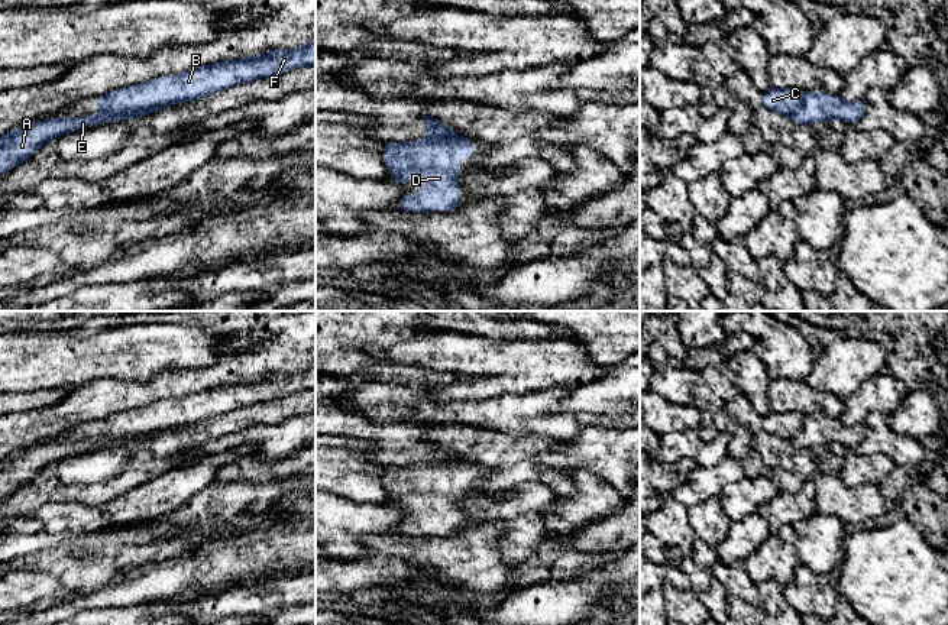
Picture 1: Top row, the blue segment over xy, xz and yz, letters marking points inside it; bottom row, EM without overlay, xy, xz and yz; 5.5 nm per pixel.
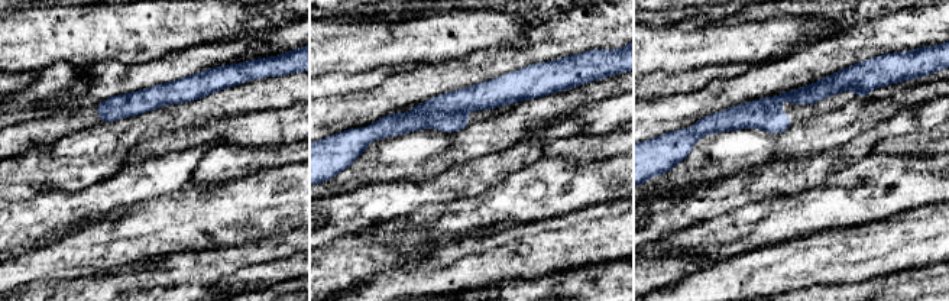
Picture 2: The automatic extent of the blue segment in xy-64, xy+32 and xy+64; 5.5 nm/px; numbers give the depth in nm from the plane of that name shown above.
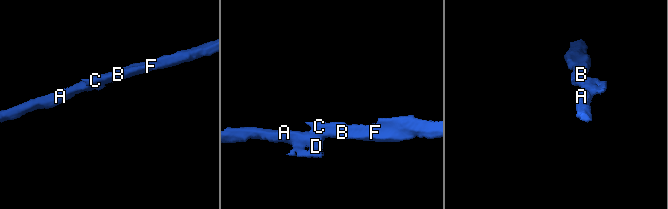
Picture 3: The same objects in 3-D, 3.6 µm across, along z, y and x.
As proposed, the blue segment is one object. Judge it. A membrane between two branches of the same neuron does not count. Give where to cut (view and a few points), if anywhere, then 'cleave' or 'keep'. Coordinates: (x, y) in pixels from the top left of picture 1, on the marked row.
xy (145, 110), (122, 115), (103, 113) | cleave

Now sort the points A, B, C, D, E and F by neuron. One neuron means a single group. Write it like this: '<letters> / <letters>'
A D E / B C F

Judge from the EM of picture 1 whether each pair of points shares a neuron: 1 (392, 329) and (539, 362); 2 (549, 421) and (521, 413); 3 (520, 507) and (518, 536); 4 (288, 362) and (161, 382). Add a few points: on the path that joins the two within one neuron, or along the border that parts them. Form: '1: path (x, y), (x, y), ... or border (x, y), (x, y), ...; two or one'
1: border (442, 332), (433, 336), (401, 340), (394, 345); two
2: path (542, 418), (528, 414); one
3: path (520, 514), (520, 528); one
4: path (256, 362), (193, 381); one

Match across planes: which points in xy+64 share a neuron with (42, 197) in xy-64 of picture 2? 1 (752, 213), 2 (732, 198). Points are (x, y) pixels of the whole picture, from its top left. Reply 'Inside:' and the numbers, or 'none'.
Inside: 2

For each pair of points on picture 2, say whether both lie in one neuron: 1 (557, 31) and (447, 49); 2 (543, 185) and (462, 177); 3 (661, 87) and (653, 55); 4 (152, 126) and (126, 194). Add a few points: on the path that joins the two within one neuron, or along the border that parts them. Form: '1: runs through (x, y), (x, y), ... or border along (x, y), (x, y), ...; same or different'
1: border along (530, 23), (524, 38), (524, 48); different
2: border along (533, 161), (473, 196); different
3: border along (692, 71), (653, 71), (648, 74); different
4: border along (123, 168), (93, 184); different

